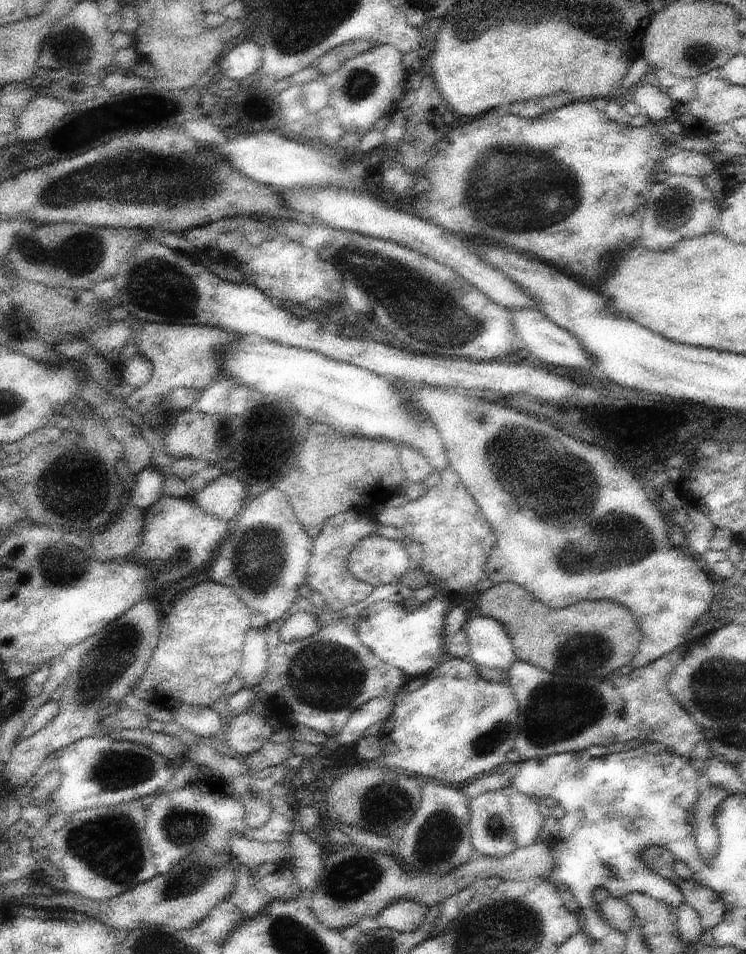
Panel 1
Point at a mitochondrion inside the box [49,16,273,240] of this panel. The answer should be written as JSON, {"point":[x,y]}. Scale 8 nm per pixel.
{"point":[80,48]}

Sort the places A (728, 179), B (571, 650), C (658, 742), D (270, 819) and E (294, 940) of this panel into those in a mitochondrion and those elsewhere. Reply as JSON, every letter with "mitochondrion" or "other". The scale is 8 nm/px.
{"A":"other","B":"mitochondrion","C":"other","D":"other","E":"mitochondrion"}

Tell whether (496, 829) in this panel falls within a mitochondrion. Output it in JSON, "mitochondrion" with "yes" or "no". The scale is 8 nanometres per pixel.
{"mitochondrion":"yes"}

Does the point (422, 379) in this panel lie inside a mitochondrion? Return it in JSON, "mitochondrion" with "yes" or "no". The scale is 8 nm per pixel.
{"mitochondrion":"no"}

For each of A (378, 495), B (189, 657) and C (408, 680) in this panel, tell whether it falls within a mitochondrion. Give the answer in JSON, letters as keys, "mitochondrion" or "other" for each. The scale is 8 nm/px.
{"A":"other","B":"other","C":"other"}

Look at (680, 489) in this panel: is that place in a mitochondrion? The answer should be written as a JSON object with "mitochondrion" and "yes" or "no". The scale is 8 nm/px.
{"mitochondrion":"no"}

